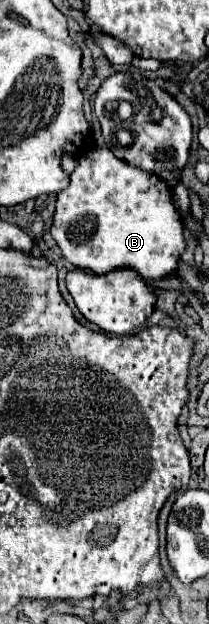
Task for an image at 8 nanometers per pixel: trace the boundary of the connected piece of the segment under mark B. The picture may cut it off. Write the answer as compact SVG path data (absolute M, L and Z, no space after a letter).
M92 146L80 154L80 164L70 176L70 186L58 194L52 236L62 250L62 256L76 268L96 274L106 274L116 268L134 268L150 282L174 274L178 258L184 252L182 216L172 204L170 188L156 174L138 170L116 158L110 148L98 146Z

